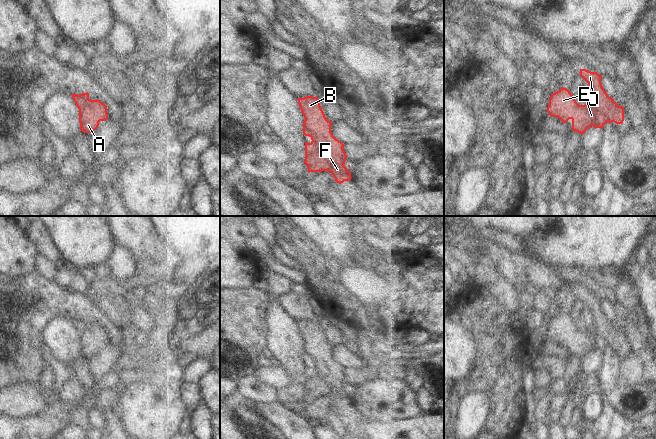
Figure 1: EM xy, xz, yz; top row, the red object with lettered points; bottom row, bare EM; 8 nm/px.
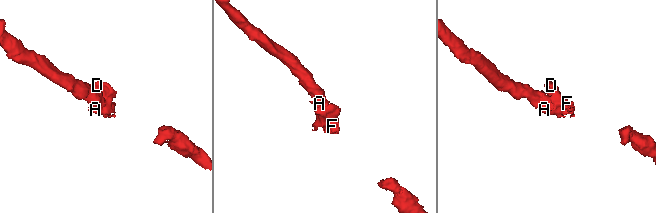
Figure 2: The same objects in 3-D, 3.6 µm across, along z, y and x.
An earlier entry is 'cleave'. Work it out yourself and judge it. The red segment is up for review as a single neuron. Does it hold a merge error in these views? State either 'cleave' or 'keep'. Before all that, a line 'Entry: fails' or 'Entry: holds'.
Entry: fails
keep

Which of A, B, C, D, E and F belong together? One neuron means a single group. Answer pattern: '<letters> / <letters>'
A B C D E F

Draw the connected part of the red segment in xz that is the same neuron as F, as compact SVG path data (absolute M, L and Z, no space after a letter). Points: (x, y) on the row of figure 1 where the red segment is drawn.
M306 96L298 98L301 112L305 118L303 121L303 134L311 138L311 142L305 141L305 160L309 172L330 172L339 184L351 180L351 171L348 171L344 163L347 155L344 152L344 144L336 139L331 132L332 121L328 121L320 106L318 97Z

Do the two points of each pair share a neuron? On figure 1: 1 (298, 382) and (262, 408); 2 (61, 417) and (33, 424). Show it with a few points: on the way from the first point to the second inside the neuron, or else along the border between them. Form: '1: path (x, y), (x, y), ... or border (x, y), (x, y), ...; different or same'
1: border (277, 401), (292, 408); different
2: path (54, 417), (46, 424), (40, 424); same

